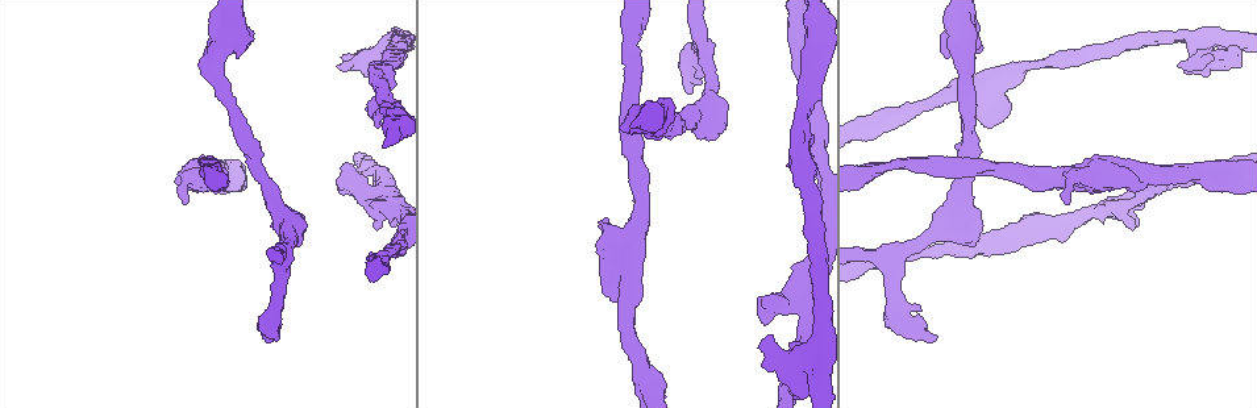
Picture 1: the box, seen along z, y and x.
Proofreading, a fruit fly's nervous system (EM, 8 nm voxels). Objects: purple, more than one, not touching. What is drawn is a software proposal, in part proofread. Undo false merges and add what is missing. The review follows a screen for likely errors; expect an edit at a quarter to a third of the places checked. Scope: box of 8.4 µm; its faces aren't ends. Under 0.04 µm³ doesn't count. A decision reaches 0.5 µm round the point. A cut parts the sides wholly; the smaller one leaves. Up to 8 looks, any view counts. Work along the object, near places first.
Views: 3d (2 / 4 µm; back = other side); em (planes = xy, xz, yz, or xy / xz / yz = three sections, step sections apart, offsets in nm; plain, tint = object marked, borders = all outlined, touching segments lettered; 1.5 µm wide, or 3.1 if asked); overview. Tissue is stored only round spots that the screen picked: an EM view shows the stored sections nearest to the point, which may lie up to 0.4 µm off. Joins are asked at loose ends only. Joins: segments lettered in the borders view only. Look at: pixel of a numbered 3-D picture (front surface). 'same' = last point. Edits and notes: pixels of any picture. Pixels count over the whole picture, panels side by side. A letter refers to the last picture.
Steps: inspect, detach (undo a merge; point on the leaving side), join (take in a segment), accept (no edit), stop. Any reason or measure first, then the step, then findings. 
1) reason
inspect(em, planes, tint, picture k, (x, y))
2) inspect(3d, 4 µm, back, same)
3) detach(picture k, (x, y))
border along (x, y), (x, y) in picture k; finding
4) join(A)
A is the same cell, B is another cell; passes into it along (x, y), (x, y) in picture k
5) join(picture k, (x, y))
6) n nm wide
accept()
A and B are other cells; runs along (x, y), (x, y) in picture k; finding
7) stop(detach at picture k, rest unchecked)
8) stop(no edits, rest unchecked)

an open end
inspect(em, planes, borders, picture 1, (267, 341))

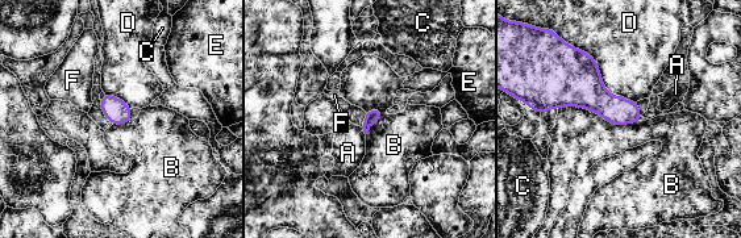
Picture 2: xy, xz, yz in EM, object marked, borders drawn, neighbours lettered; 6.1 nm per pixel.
accept()
A, B, C, D, E and F are other cells; border along (558, 108), (611, 124), (641, 117) in picture 2; none of them fits

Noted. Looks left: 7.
an open end
inspect(3d, 4 µm, picture 1, (185, 204))

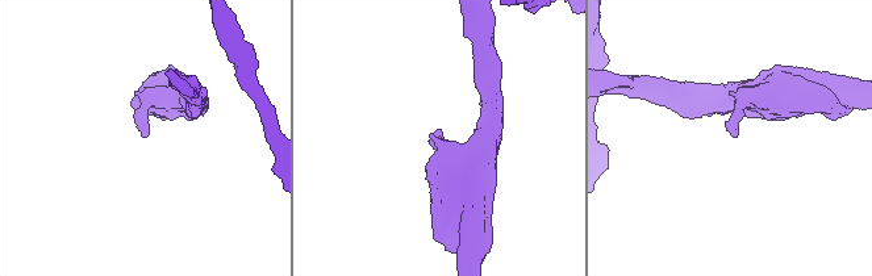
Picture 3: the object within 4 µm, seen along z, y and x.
need the tissue
inspect(em, planes, plain, picture 3, (735, 135))

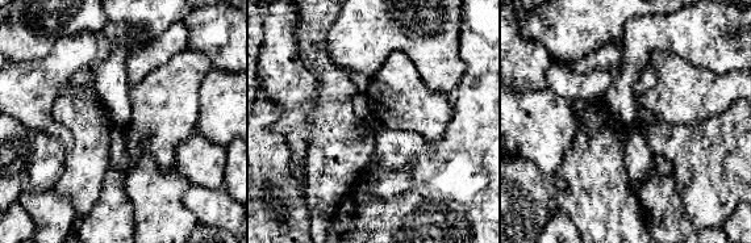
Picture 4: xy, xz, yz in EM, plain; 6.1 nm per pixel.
see the neighbours
inspect(em, planes, borders, same)

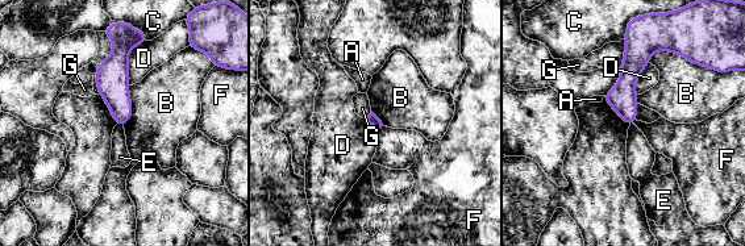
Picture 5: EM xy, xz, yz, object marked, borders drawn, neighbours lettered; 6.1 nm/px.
accept()
A, B, C, D, E, F and G are other cells; runs along (635, 42), (628, 78), (629, 121) in picture 5; none of them fits

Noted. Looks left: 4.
free end
inspect(em, planes, borders, picture 1, (765, 301))

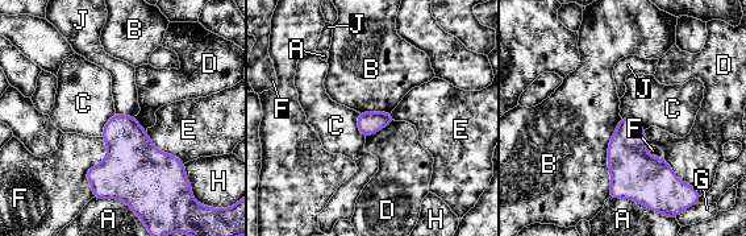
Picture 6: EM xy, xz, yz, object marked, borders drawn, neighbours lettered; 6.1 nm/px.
accept()
A, B, C, D, E, F, G, H and J are other cells; border along (101, 136), (92, 197) in picture 6; no lettered segment goes on from it

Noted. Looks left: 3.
stop(no edits, rest unchecked)

